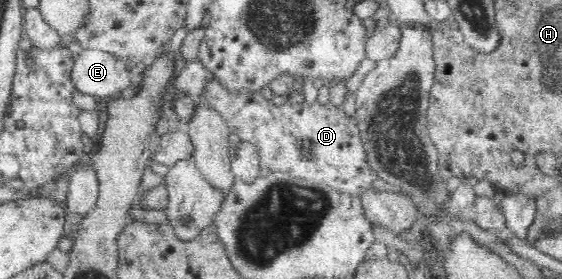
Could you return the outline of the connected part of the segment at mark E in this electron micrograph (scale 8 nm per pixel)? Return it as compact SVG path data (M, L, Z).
M84 49L79 55L73 56L72 80L74 87L82 93L107 99L109 96L120 95L131 90L131 78L132 71L128 69L126 63L112 53Z

